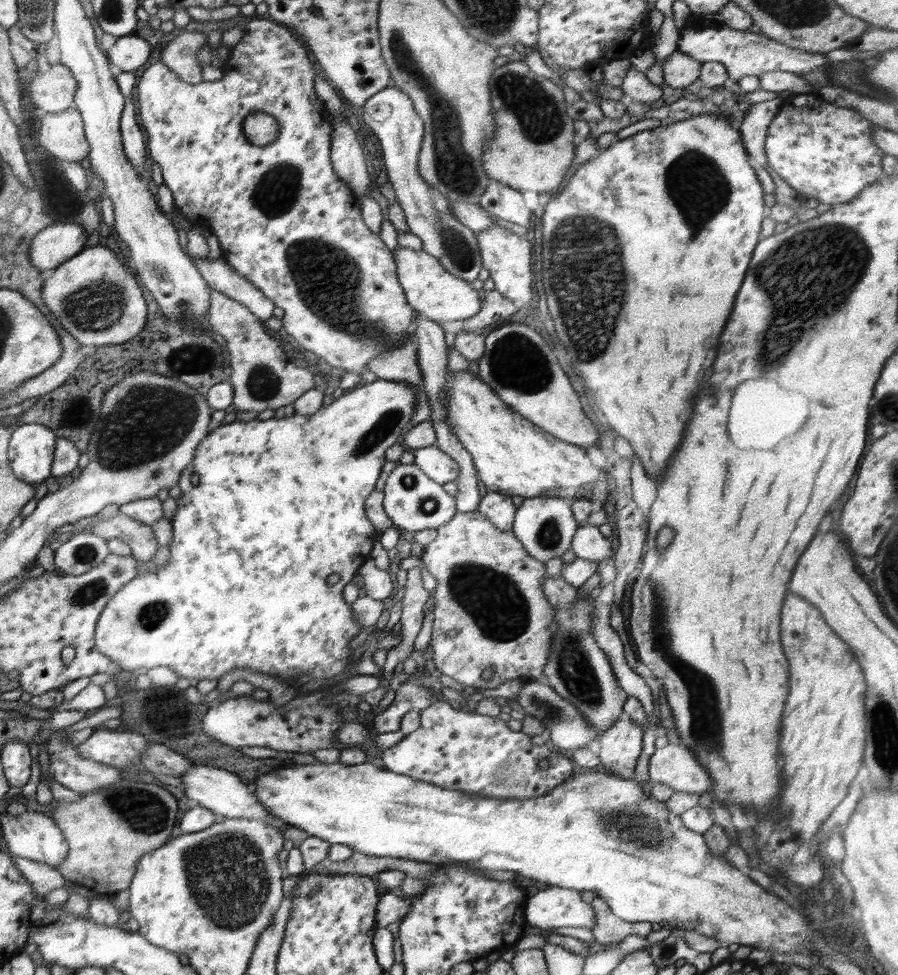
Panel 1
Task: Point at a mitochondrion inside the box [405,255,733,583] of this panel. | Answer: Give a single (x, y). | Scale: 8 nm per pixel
(517, 362)

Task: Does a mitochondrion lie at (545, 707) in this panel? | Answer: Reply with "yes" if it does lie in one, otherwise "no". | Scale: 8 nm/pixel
yes

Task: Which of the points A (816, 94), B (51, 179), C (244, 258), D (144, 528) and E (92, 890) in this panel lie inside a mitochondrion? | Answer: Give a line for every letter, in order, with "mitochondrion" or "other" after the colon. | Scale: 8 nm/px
A: other
B: mitochondrion
C: other
D: other
E: other

